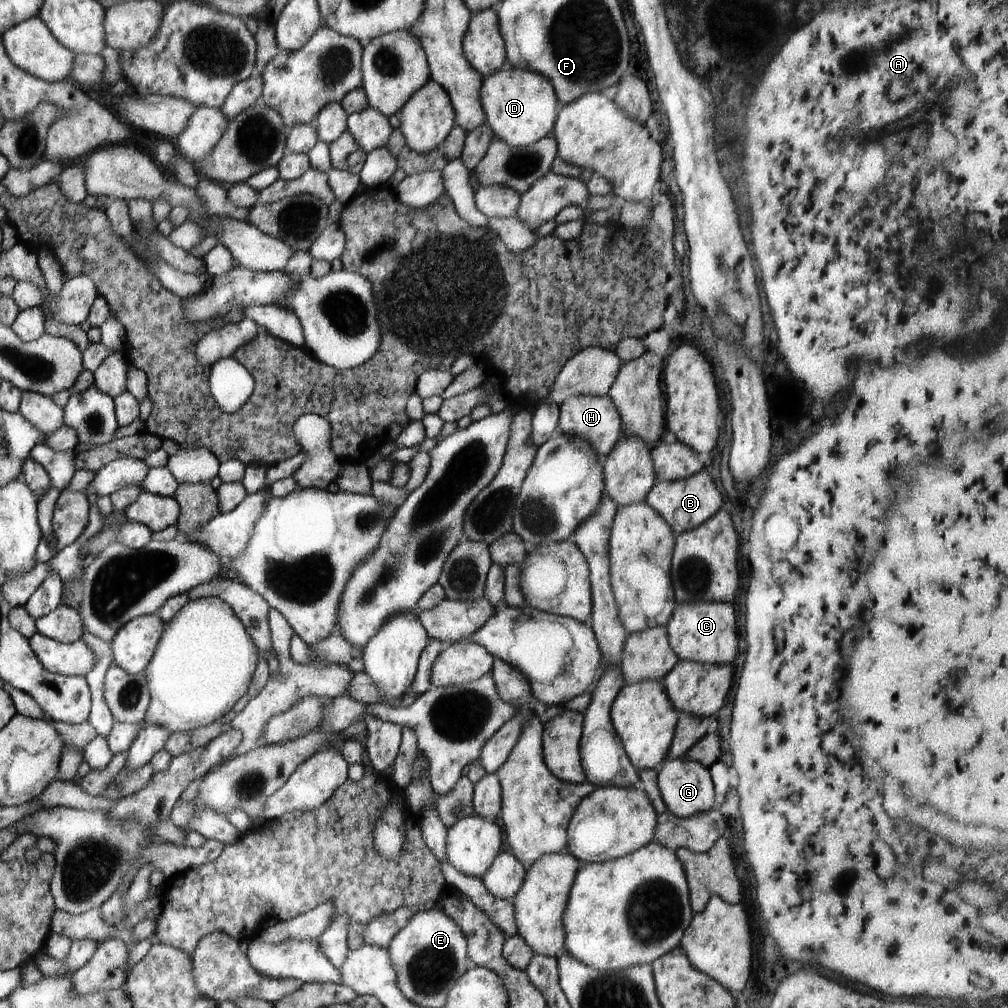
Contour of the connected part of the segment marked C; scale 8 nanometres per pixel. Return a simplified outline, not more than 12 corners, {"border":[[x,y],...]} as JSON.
{"border":[[732,603],[678,604],[665,627],[679,660],[731,664]]}

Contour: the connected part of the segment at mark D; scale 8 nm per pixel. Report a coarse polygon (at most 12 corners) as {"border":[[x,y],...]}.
{"border":[[530,69],[483,79],[494,138],[524,147],[552,134],[560,100]]}

